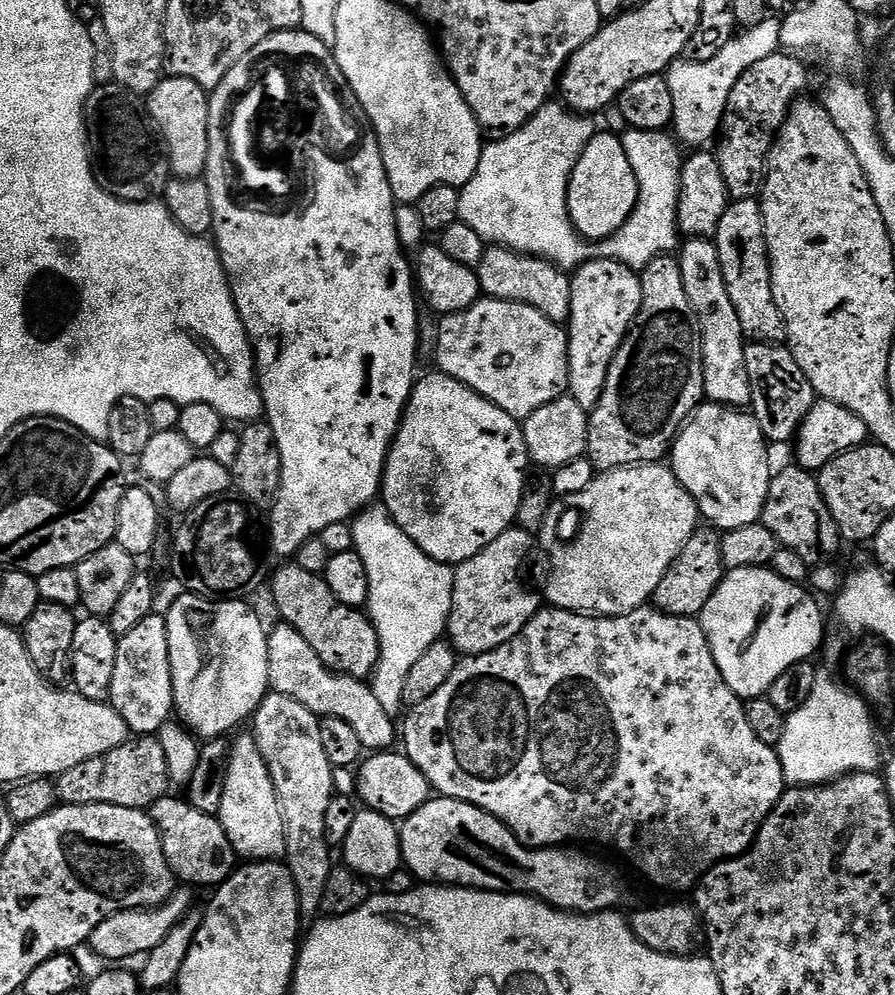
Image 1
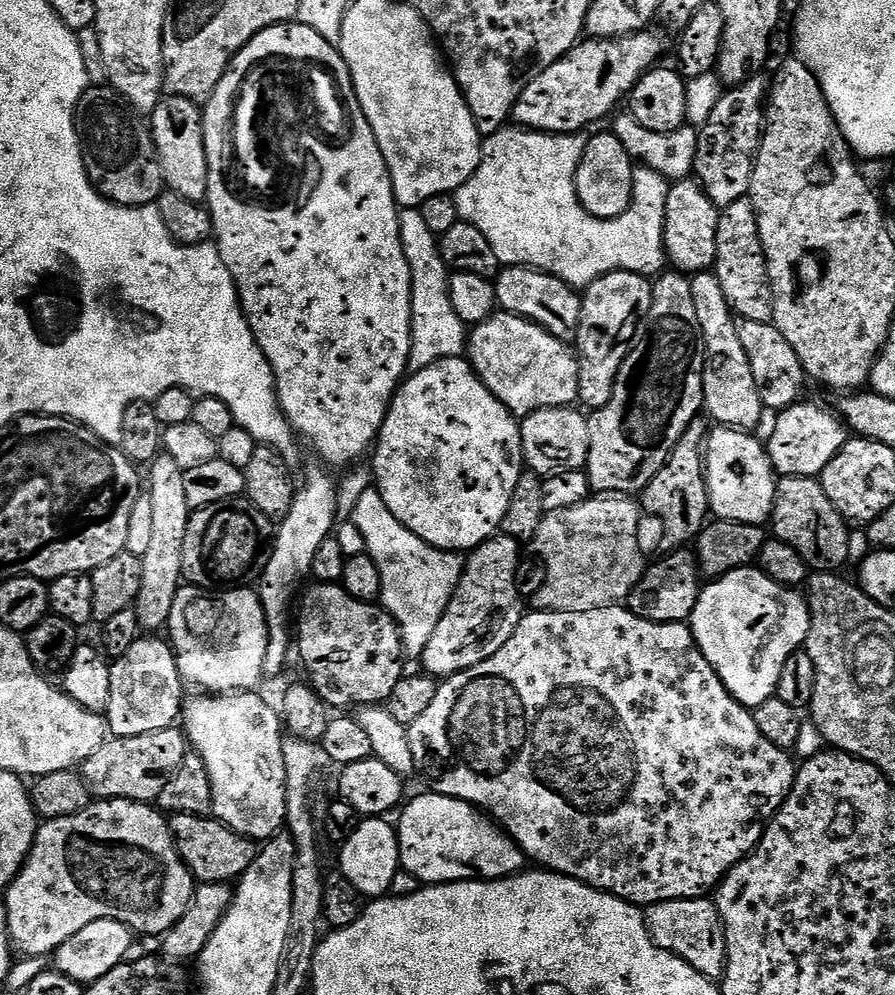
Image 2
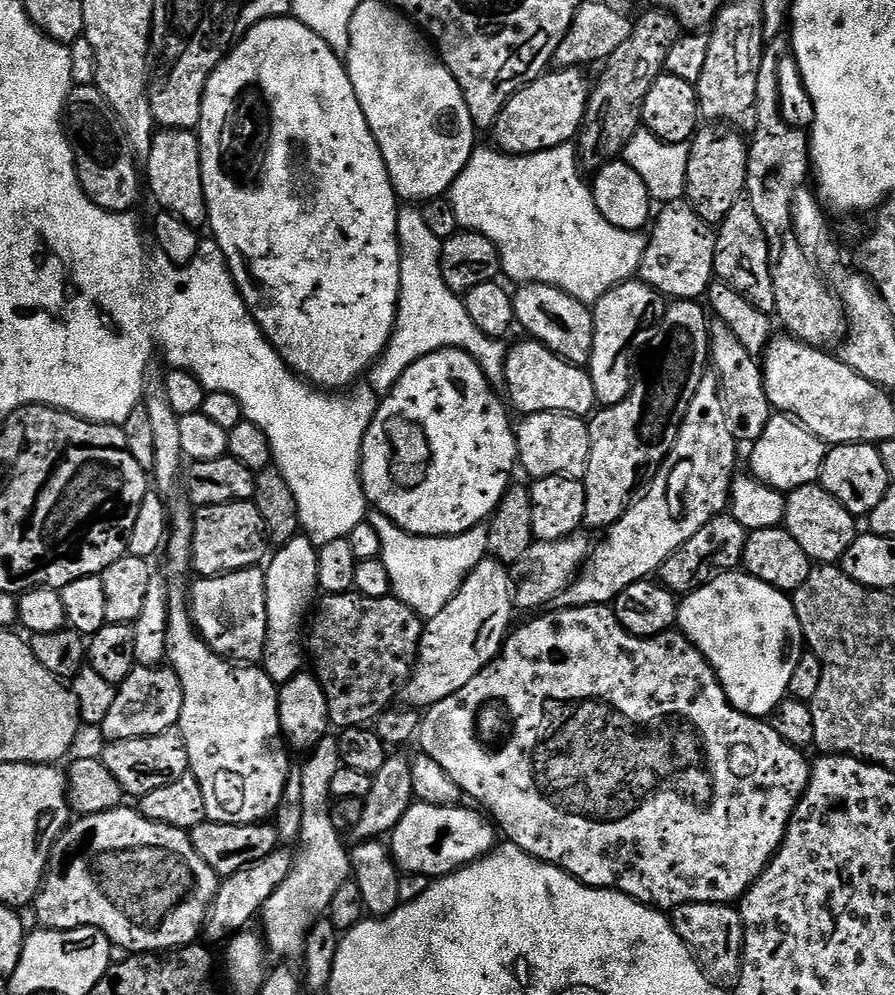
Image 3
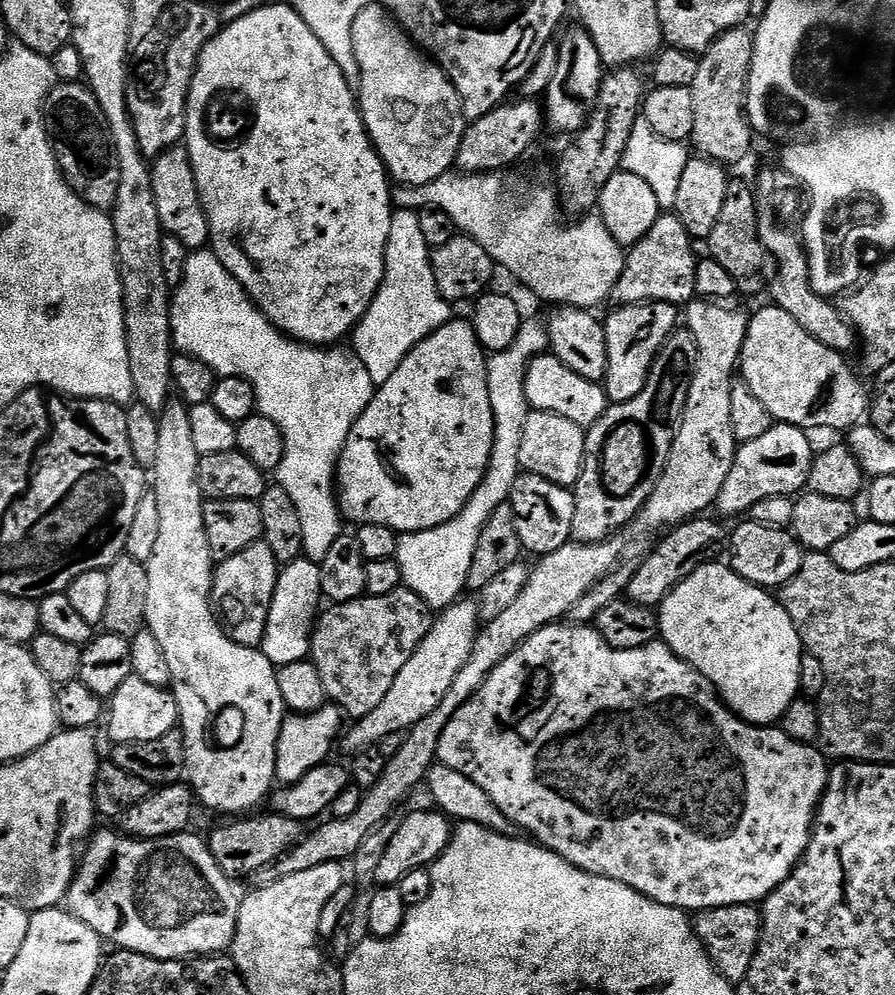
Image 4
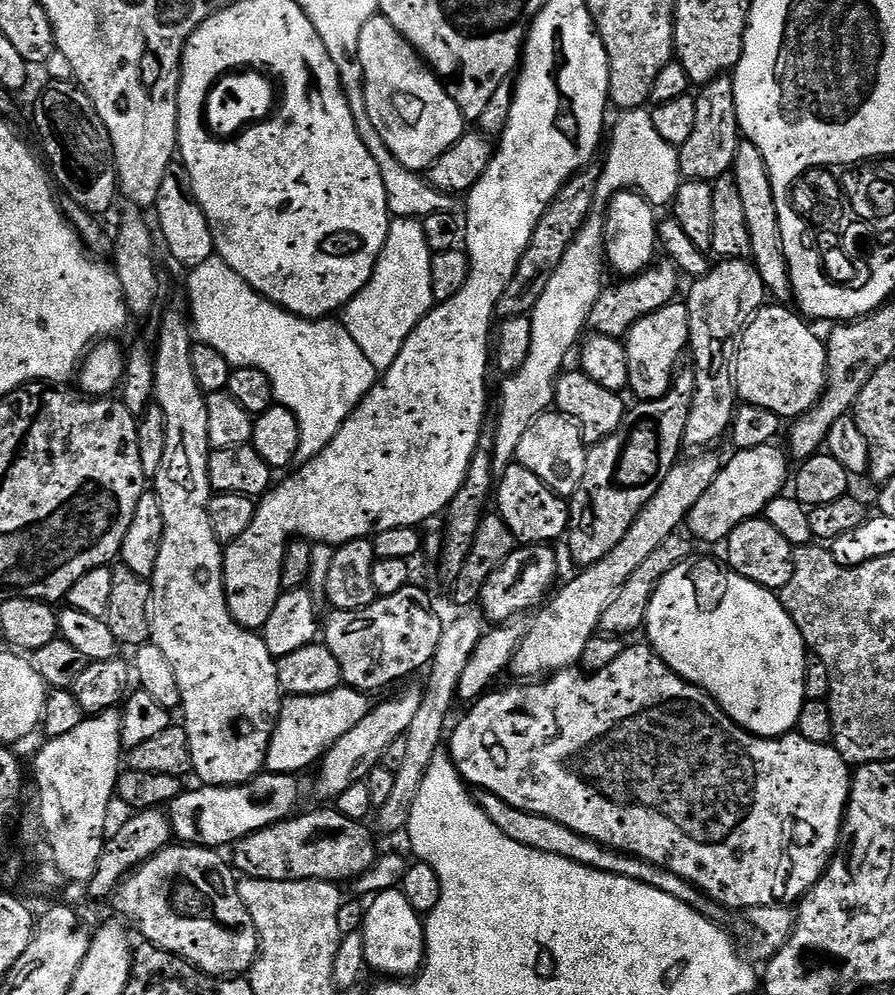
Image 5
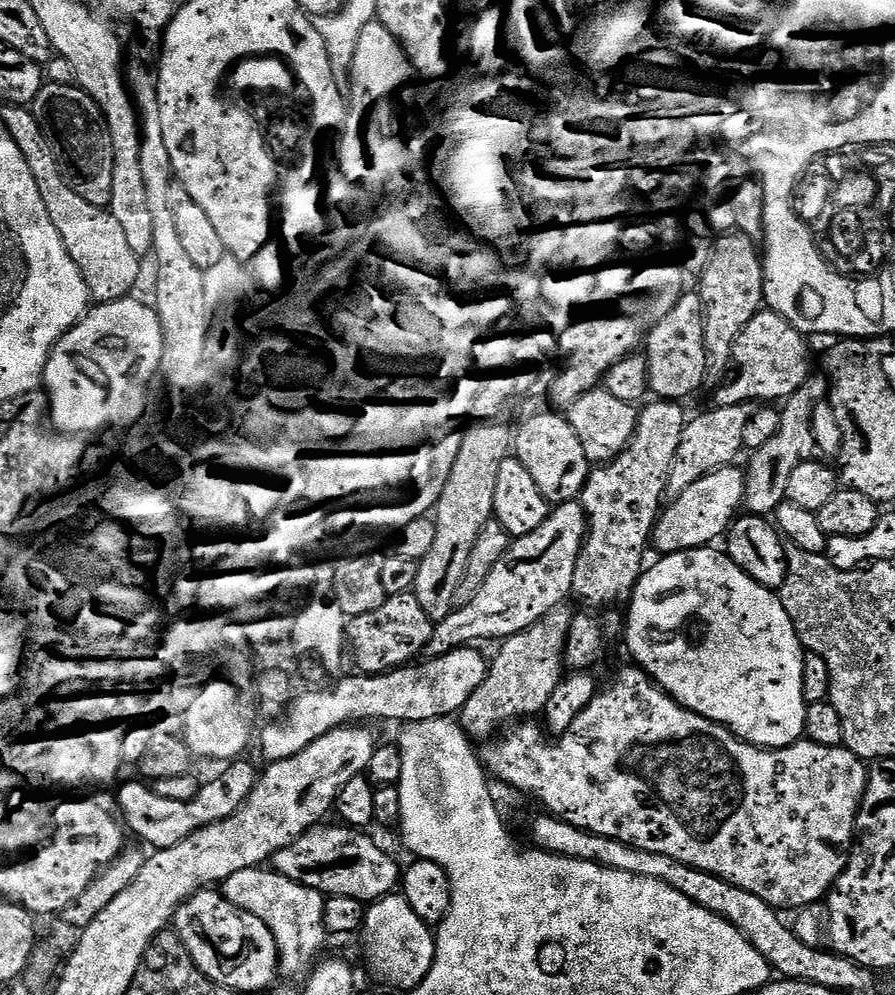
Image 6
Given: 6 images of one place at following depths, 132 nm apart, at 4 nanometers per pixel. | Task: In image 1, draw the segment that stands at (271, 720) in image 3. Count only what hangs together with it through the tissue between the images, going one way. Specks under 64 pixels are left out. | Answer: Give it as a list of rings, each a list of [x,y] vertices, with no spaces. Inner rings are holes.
[[[255,735],[239,736],[235,737],[237,740],[231,741],[226,790],[222,794],[218,819],[226,830],[226,838],[230,838],[230,846],[234,846],[237,857],[248,862],[279,861],[286,853],[286,830],[278,794],[274,790],[270,770],[262,758]]]

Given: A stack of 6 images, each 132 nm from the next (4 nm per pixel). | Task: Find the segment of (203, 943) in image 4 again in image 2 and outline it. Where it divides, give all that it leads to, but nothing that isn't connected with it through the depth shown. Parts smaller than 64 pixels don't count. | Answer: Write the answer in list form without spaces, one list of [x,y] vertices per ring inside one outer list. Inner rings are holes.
[[[100,798],[89,804],[86,810],[82,810],[78,814],[67,816],[66,818],[58,818],[57,820],[44,820],[39,825],[36,831],[36,840],[28,852],[28,859],[24,861],[19,875],[16,876],[15,880],[6,889],[6,895],[8,895],[6,897],[8,934],[12,938],[13,945],[19,951],[21,948],[28,956],[48,957],[51,957],[56,949],[62,946],[62,942],[74,938],[74,934],[78,934],[78,930],[86,930],[86,926],[90,926],[90,922],[98,922],[99,920],[117,920],[126,925],[127,928],[131,928],[133,933],[140,935],[141,932],[144,936],[160,938],[163,937],[165,932],[170,930],[170,926],[174,926],[174,922],[178,922],[178,918],[182,918],[182,914],[186,914],[197,887],[198,881],[196,877],[184,865],[184,859],[180,857],[180,851],[176,848],[176,840],[172,837],[172,830],[165,813],[157,810],[151,803],[140,804],[136,800]]]

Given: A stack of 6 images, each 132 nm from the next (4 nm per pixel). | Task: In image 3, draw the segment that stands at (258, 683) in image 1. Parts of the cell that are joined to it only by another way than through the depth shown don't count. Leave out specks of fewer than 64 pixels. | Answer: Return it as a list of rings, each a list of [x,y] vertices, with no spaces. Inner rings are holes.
[[[257,566],[243,568],[225,576],[200,578],[192,588],[188,611],[202,639],[218,655],[233,662],[256,662],[264,655],[268,641],[268,615],[266,614],[265,569]]]

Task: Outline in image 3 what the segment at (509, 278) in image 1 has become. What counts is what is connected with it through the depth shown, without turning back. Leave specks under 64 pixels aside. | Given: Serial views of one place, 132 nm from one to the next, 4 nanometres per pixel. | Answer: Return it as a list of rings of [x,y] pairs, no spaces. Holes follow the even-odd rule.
[[[525,284],[515,289],[512,305],[516,311],[516,324],[524,327],[529,337],[539,340],[546,345],[551,352],[557,352],[564,360],[581,366],[587,365],[590,354],[594,350],[594,318],[592,308],[589,305],[578,302],[578,298],[570,298],[562,290],[545,284]]]

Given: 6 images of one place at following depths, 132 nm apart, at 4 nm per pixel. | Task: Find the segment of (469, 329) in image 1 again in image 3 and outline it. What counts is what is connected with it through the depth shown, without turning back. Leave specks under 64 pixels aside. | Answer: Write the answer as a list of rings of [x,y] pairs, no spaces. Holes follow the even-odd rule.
[[[524,338],[521,344],[513,343],[508,350],[504,373],[504,388],[509,396],[507,399],[510,404],[512,399],[511,407],[516,407],[524,416],[533,416],[539,412],[569,412],[584,418],[597,407],[594,382],[587,367],[562,359],[539,340]]]

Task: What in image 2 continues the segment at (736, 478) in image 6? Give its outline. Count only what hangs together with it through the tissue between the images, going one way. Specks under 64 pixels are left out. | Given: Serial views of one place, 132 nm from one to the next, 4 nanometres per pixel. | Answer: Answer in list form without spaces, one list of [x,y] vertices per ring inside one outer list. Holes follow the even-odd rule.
[[[794,403],[779,413],[775,417],[776,425],[772,428],[772,437],[766,440],[768,457],[773,468],[776,469],[777,477],[819,477],[824,467],[850,439],[843,419],[835,411],[827,412],[816,404],[804,403]]]

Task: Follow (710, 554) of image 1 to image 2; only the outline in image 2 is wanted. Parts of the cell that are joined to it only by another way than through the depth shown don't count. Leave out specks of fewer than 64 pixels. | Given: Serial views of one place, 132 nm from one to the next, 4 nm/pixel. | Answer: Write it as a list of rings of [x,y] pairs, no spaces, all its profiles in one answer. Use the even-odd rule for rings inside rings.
[[[672,551],[676,552],[662,557],[657,564],[649,563],[638,586],[634,586],[634,590],[628,595],[626,607],[638,618],[646,618],[659,624],[682,624],[691,621],[702,587],[700,565],[696,563],[695,551]]]

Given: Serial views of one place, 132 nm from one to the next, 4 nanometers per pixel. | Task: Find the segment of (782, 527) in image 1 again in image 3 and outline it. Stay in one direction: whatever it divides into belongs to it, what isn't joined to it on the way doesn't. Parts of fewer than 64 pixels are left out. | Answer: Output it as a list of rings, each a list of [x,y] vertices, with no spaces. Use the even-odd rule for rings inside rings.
[[[819,483],[793,488],[786,496],[786,514],[783,527],[787,528],[790,538],[806,550],[806,554],[817,565],[836,564],[850,550],[858,535],[857,517],[851,516],[846,506],[839,504]]]

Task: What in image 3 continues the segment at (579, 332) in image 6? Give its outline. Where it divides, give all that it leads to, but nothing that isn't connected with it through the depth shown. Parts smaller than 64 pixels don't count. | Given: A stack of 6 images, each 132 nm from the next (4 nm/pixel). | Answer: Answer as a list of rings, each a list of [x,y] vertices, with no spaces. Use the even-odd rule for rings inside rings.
[[[683,199],[663,205],[655,213],[651,228],[652,233],[649,231],[646,236],[648,245],[640,263],[639,279],[665,298],[699,301],[716,276],[716,233],[713,225],[706,223],[687,199]]]

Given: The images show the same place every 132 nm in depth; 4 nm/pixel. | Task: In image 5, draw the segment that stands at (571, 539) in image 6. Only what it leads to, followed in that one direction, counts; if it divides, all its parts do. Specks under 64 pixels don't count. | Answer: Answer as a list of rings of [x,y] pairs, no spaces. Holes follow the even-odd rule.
[[[548,542],[517,547],[516,552],[506,558],[503,566],[490,574],[478,601],[479,611],[485,621],[493,620],[491,623],[496,626],[507,624],[520,618],[523,612],[531,613],[539,609],[549,599],[557,583],[556,571],[560,568],[552,548],[555,547]]]

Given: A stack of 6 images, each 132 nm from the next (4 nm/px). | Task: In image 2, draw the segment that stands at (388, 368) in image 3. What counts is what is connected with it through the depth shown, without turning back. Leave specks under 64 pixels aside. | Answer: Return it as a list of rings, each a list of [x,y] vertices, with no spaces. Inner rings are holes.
[[[406,208],[400,212],[400,237],[412,279],[412,341],[408,372],[413,373],[426,370],[426,366],[443,360],[446,356],[463,357],[470,332],[462,318],[458,318],[450,302],[450,269],[440,253],[439,239],[426,227],[419,208]]]

